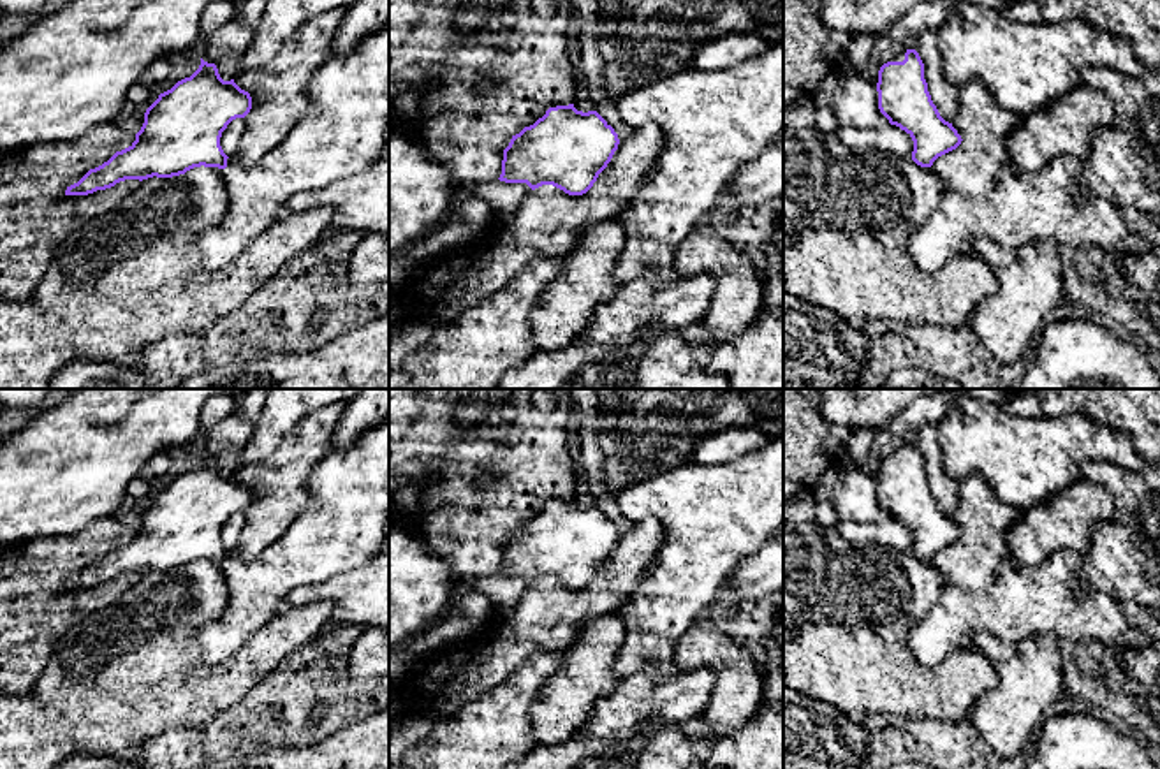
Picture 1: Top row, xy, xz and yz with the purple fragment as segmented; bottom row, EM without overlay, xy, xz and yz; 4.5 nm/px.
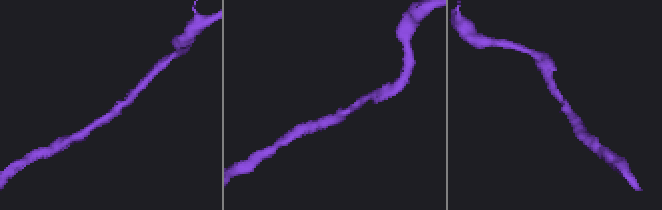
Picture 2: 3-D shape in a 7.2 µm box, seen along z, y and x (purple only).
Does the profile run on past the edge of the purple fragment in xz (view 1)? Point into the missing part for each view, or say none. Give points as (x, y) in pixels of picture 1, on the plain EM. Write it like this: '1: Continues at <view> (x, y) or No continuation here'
1: No continuation here

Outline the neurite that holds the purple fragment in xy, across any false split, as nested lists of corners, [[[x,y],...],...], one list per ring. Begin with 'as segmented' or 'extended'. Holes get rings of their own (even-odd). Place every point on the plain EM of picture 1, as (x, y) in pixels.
as segmented; [[[201,452],[199,463],[146,503],[144,517],[136,528],[136,535],[116,546],[102,560],[90,563],[77,577],[67,581],[65,590],[88,590],[106,584],[125,574],[173,572],[194,561],[227,561],[227,549],[220,540],[222,526],[236,512],[245,512],[252,503],[252,491],[241,484],[234,473],[224,475],[215,458]]]

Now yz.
as segmented; [[[907,443],[903,456],[880,461],[877,486],[880,507],[912,531],[912,554],[917,560],[931,561],[938,551],[961,538],[958,524],[931,494],[924,458],[915,443]]]

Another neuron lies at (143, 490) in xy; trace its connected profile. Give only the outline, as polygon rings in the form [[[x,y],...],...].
[[[136,477],[128,487],[127,493],[136,498],[139,503],[148,503],[160,489],[158,479],[143,479]]]

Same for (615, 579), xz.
[[[650,516],[634,523],[625,535],[620,535],[611,556],[586,588],[569,590],[553,579],[532,584],[514,605],[495,609],[486,626],[440,646],[428,660],[421,658],[407,683],[393,686],[403,690],[401,711],[407,718],[428,716],[438,723],[445,721],[456,716],[465,704],[502,683],[530,655],[567,649],[584,630],[590,618],[618,611],[662,542],[664,526]]]

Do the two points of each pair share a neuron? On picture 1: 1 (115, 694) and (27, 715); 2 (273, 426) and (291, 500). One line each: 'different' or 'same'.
1: same
2: different

